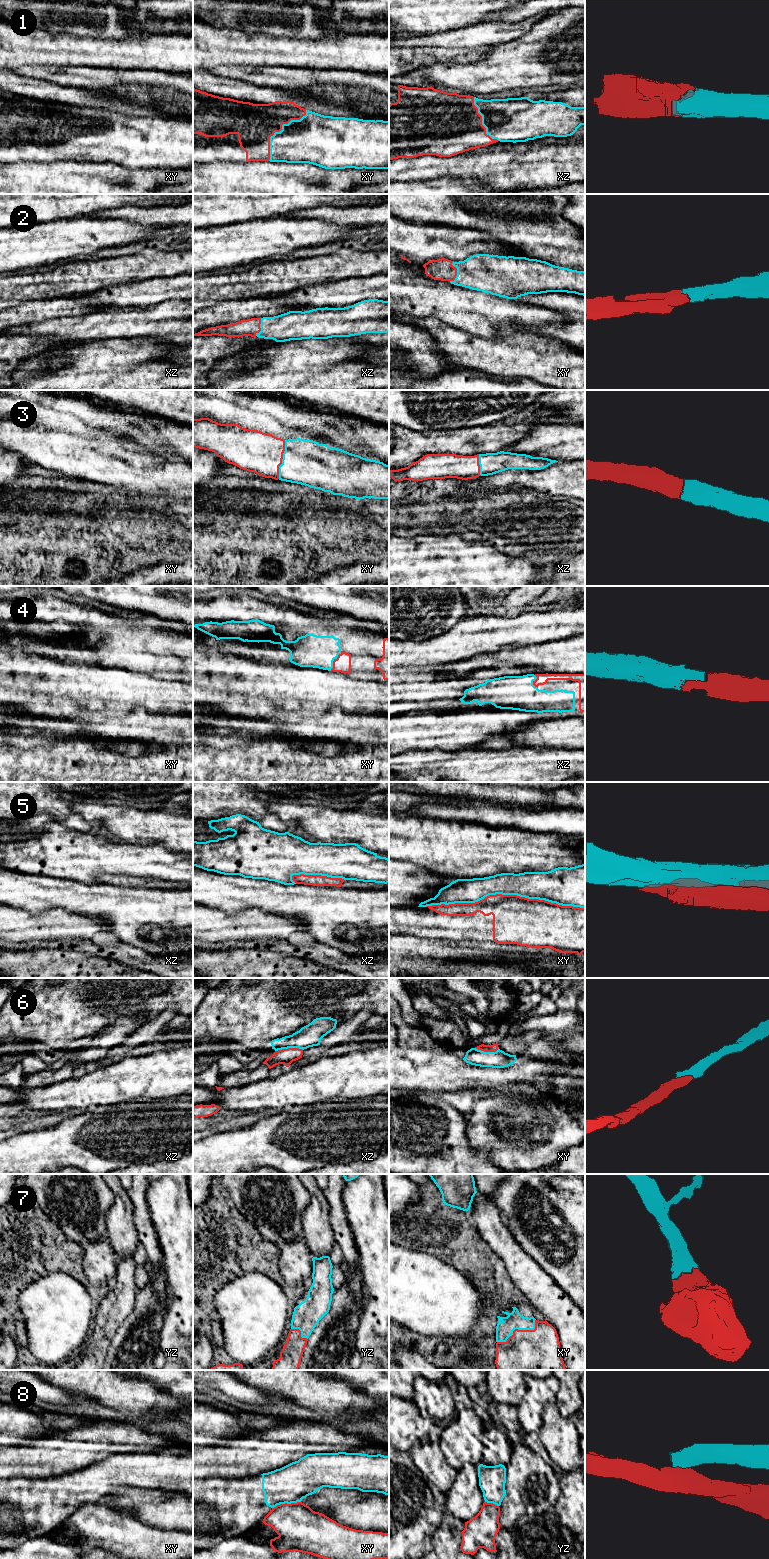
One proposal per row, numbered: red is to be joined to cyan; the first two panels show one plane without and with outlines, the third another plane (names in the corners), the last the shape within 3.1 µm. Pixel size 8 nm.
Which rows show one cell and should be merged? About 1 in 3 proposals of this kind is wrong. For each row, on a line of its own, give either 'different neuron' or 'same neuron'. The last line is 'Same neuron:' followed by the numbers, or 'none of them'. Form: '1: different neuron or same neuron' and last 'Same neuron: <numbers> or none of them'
1: same neuron
2: same neuron
3: same neuron
4: same neuron
5: different neuron
6: same neuron
7: same neuron
8: different neuron
Same neuron: 1, 2, 3, 4, 6, 7

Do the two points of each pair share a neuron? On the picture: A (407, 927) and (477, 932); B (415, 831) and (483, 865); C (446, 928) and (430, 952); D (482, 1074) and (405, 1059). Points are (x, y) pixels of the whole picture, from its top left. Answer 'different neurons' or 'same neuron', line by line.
A: same neuron
B: same neuron
C: different neurons
D: same neuron

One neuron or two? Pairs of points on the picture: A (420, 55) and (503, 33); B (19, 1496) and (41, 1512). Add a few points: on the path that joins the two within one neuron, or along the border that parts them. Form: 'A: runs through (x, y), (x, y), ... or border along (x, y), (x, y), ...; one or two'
A: border along (424, 47), (464, 47), (467, 49); two
B: runs through (24, 1501), (36, 1512); one

